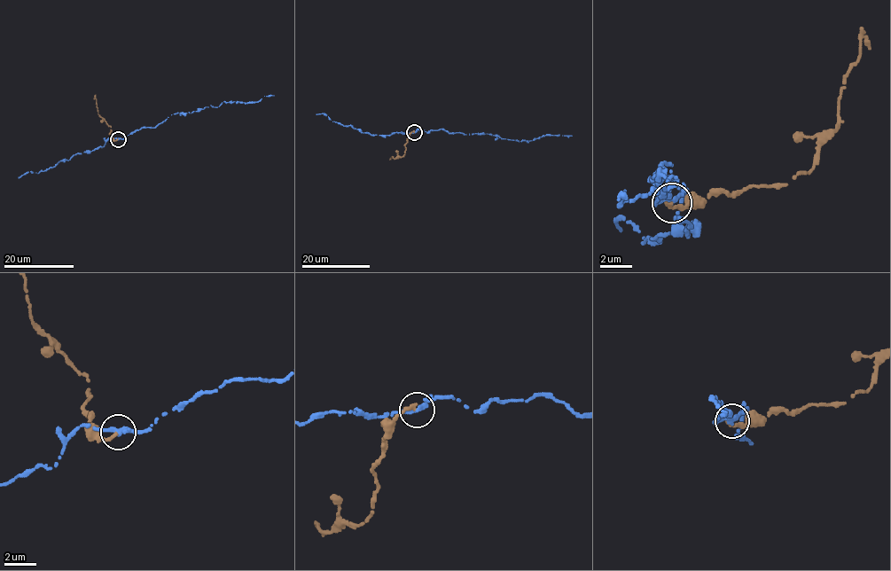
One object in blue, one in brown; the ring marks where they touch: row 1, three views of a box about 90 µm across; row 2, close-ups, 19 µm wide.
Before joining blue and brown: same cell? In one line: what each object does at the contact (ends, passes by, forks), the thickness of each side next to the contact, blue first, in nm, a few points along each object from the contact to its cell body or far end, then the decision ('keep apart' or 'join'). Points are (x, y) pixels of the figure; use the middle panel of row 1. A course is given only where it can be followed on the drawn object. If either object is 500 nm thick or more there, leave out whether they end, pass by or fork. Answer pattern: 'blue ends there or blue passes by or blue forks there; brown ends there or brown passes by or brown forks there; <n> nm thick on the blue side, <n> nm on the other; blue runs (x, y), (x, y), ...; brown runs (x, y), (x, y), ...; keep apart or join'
blue passes by; brown ends there; 280 nm thick on the blue side, 280 nm on the other; blue runs (414, 132), (441, 129), (465, 134), (488, 134), (520, 141), (545, 135), (572, 136); brown runs (414, 132), (409, 136), (402, 156), (392, 156); keep apart

